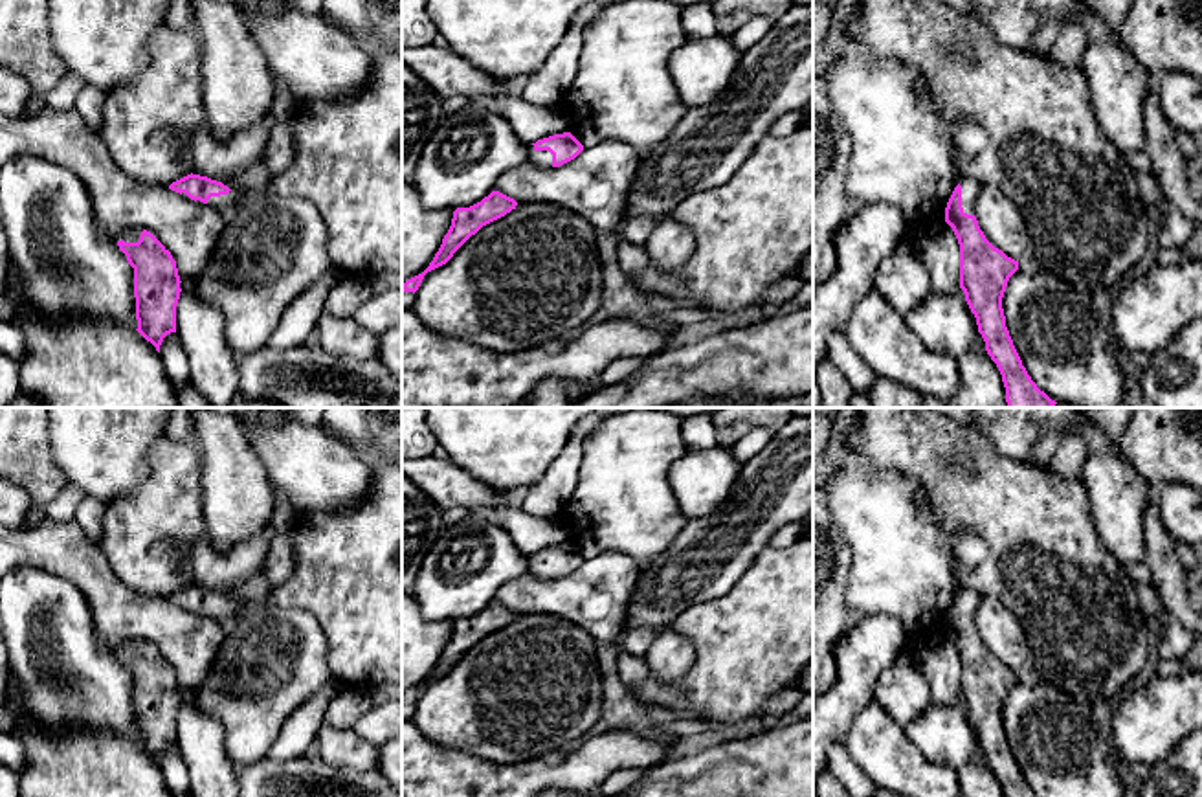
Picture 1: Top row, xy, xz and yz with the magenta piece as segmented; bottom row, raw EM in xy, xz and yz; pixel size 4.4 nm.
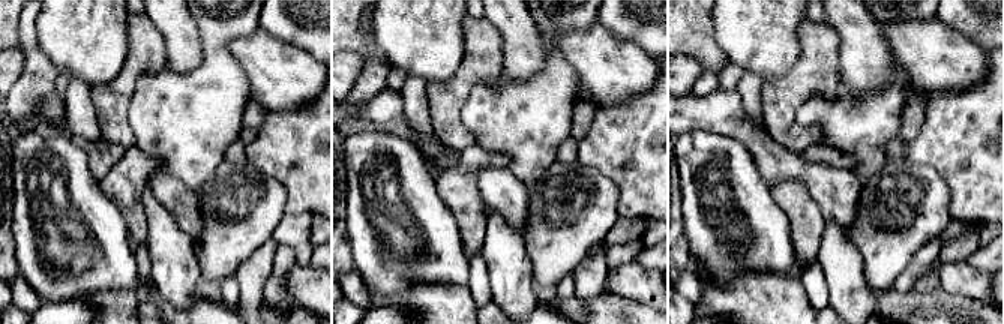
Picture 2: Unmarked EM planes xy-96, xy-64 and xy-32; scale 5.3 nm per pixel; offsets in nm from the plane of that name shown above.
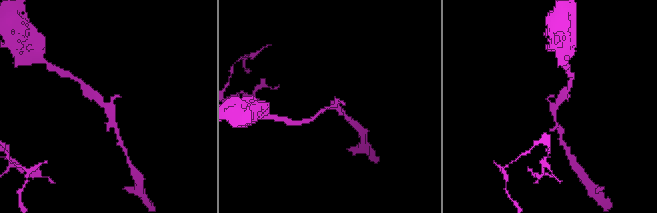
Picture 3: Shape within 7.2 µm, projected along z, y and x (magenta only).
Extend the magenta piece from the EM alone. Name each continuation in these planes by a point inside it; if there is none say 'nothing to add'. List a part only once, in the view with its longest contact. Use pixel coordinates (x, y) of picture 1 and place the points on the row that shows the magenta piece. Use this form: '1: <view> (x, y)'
1: yz (969, 188)

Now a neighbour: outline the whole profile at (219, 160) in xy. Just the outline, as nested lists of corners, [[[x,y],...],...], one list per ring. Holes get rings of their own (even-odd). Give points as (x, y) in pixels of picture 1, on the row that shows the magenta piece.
[[[270,110],[259,123],[240,129],[228,141],[213,136],[207,123],[189,134],[191,173],[222,182],[237,195],[237,209],[255,193],[237,184],[240,171],[264,163],[275,116]]]

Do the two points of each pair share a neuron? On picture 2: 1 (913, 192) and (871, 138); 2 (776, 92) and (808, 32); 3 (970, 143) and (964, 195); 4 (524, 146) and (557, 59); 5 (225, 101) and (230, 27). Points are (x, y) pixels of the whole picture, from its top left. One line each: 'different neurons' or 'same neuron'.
1: different neurons
2: same neuron
3: same neuron
4: same neuron
5: same neuron

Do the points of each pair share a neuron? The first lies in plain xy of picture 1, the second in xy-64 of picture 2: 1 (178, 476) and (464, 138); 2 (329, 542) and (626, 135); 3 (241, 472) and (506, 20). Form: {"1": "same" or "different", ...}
{"1": "same", "2": "same", "3": "same"}

